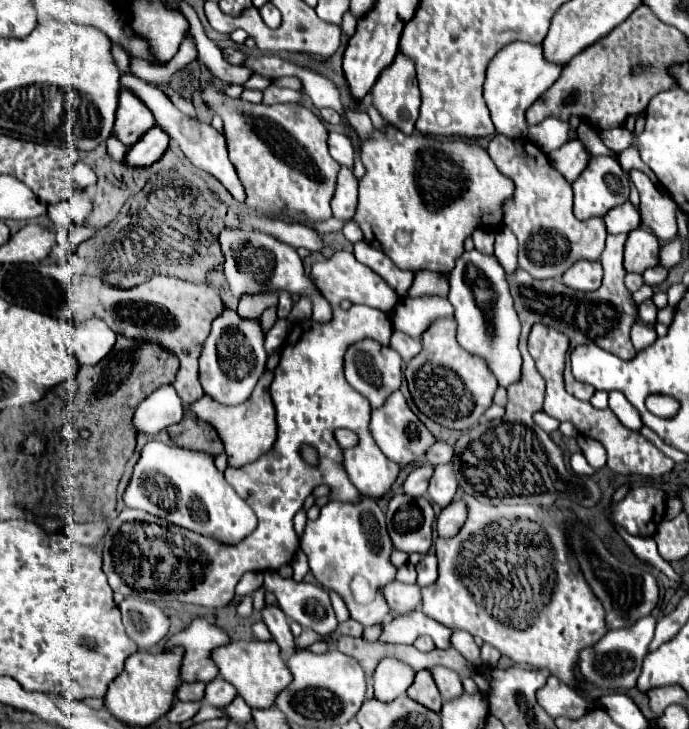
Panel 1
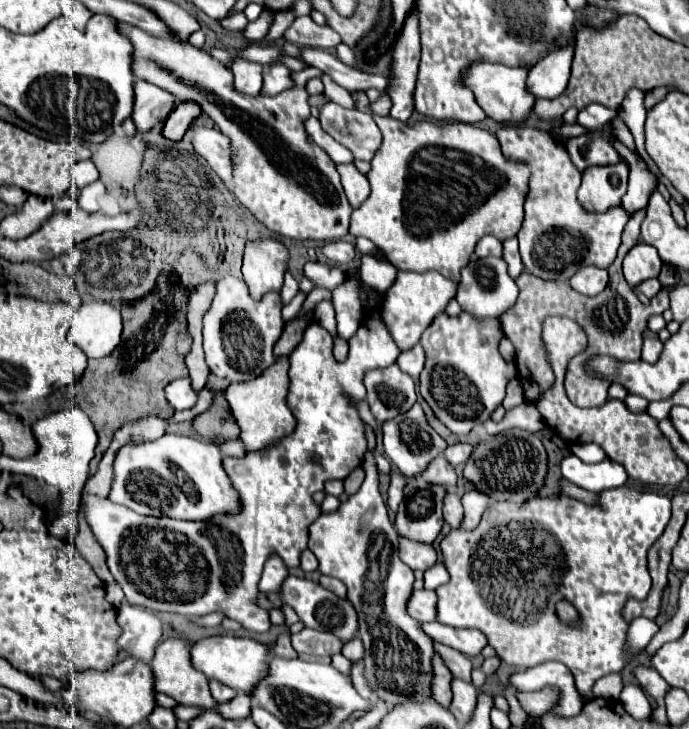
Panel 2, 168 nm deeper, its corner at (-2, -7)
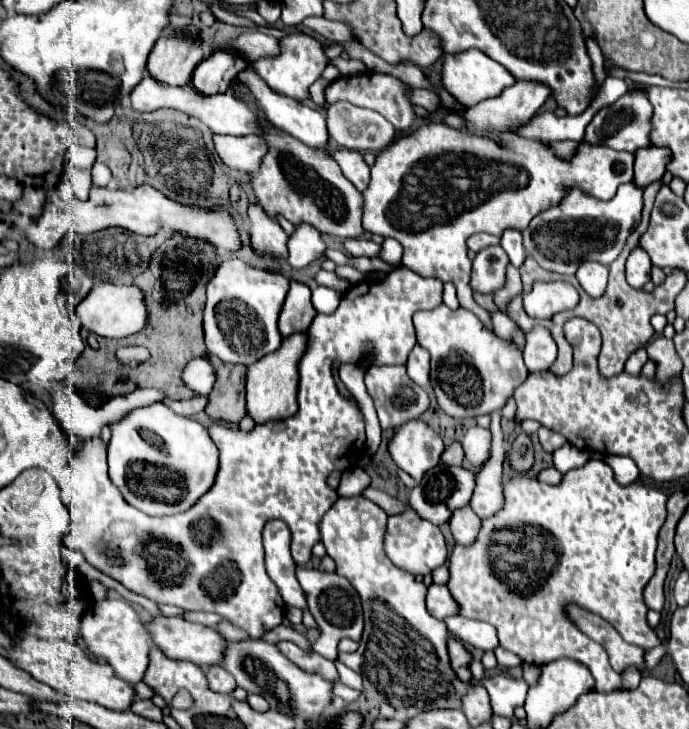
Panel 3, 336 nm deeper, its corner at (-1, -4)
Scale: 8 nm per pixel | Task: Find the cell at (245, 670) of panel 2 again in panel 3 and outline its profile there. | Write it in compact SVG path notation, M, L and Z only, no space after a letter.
M154 616L150 622L146 622L146 630L152 638L152 642L170 658L174 660L190 660L202 668L210 664L220 664L222 652L224 652L224 638L208 626L186 622L182 616Z

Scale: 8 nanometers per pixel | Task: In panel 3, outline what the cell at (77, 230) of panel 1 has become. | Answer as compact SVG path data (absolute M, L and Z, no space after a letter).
M148 184L136 186L132 190L120 190L120 188L110 190L110 188L94 186L90 192L90 198L86 202L78 202L72 194L62 196L58 192L58 188L50 188L46 202L42 206L40 218L30 218L20 212L16 212L16 216L14 216L12 210L8 214L2 214L2 218L16 224L18 228L22 228L26 238L34 246L44 248L44 250L54 248L70 228L76 230L78 234L92 234L92 232L98 232L98 230L104 230L110 226L122 226L130 232L136 232L142 236L152 236L158 232L158 228L162 228L166 224L172 230L190 232L190 236L206 236L206 240L216 244L220 254L234 254L242 248L238 228L234 224L232 214L228 212L228 208L224 208L224 206L202 208L202 206L194 206L194 204L182 204L182 202L176 202L176 200L164 196L160 190L156 190Z

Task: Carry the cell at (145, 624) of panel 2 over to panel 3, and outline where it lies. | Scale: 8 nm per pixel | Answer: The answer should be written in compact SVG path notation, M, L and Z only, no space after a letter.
M94 600L92 608L84 614L80 622L80 636L96 658L108 662L114 668L114 674L128 684L136 684L142 680L144 670L148 666L148 652L150 652L150 634L144 628L144 622L136 616L132 606L124 600Z

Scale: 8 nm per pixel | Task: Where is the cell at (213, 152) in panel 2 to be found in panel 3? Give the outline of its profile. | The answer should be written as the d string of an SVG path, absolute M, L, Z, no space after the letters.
M214 136L216 152L222 162L234 170L256 172L262 158L268 154L268 144L262 136Z

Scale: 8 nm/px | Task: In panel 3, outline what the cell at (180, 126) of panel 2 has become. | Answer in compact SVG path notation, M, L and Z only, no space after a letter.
M218 48L212 52L208 58L204 58L198 68L194 70L192 84L200 92L226 92L230 88L232 78L242 72L250 62L242 58L234 58L236 50L234 48Z

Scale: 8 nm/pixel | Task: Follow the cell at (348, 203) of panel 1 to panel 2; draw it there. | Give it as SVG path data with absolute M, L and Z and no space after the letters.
M337 165L337 171L341 175L341 183L343 183L343 189L345 189L345 195L351 203L353 209L359 209L361 203L369 197L369 183L367 183L367 177L361 175L355 165L351 167L339 167Z

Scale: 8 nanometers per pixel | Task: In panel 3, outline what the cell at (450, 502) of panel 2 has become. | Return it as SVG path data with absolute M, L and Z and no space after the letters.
M470 506L454 512L454 516L450 518L450 528L452 528L452 536L456 540L456 544L472 544L480 532L480 518L472 512Z

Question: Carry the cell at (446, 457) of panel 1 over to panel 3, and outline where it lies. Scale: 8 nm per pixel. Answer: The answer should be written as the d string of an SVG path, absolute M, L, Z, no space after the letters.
M482 426L468 428L468 432L462 438L462 446L464 446L464 452L466 452L466 460L472 466L482 468L482 464L486 464L488 458L490 458L490 444L492 444L490 430L486 430Z

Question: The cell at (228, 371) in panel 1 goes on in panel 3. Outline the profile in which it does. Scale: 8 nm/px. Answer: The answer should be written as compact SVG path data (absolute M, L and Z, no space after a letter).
M242 260L222 262L208 284L208 300L204 308L204 336L208 354L216 354L230 364L254 364L268 352L274 352L282 334L278 330L278 314L288 294L288 278L278 272L252 268Z

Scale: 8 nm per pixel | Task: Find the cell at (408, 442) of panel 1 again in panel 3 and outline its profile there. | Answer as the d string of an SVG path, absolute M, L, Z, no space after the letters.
M422 420L404 424L390 442L390 454L394 462L408 472L416 484L420 484L422 476L440 462L442 452L442 438Z

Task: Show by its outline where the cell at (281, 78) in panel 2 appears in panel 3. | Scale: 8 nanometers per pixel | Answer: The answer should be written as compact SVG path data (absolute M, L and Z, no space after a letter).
M288 32L284 38L280 38L280 54L278 56L264 56L262 60L256 60L252 64L252 68L278 94L284 94L284 96L290 96L290 98L302 102L302 100L310 98L308 88L322 76L328 62L330 60L326 58L324 48L316 38L312 38L310 34L304 34L304 32Z

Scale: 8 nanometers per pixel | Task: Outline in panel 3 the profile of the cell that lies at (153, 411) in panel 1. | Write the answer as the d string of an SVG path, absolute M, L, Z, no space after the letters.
M202 356L202 358L194 358L186 366L182 380L186 380L186 386L194 388L194 392L198 392L200 396L208 396L210 388L216 382L216 372L214 372L214 366L210 364L210 360L206 356Z

